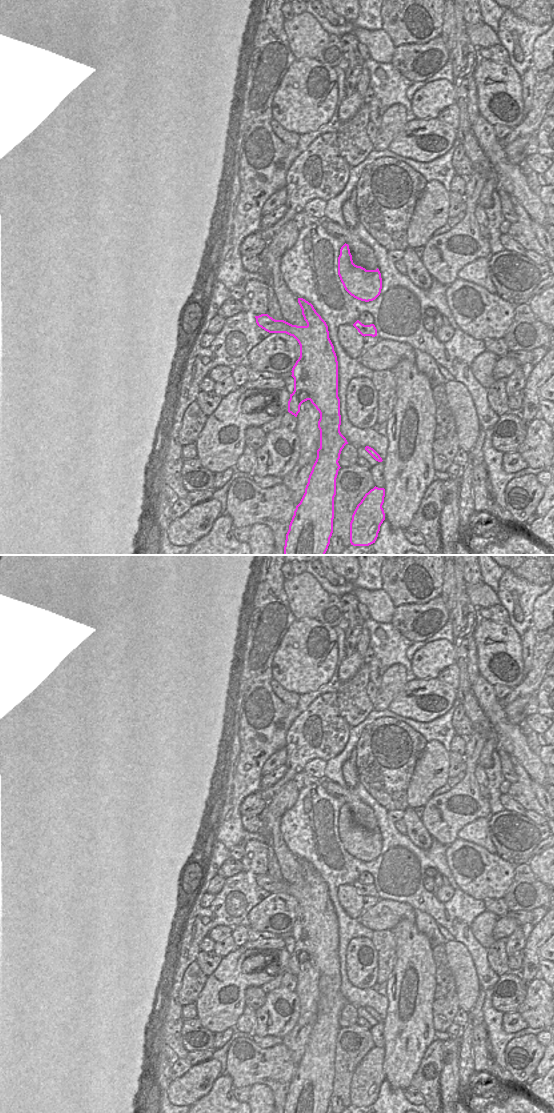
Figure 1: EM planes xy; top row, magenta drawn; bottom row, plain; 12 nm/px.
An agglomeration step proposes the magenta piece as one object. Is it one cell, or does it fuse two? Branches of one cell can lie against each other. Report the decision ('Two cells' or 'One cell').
One cell

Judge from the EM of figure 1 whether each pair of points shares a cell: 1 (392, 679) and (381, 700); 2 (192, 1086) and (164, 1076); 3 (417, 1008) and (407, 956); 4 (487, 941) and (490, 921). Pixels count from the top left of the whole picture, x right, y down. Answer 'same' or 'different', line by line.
1: same
2: different
3: same
4: same

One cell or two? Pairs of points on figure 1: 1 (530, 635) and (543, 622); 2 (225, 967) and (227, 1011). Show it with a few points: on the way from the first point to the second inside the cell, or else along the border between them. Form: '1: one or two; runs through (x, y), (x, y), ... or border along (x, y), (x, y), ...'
1: two; border along (533, 628), (537, 631)
2: one; runs through (225, 978), (225, 983), (217, 991), (218, 1000)

